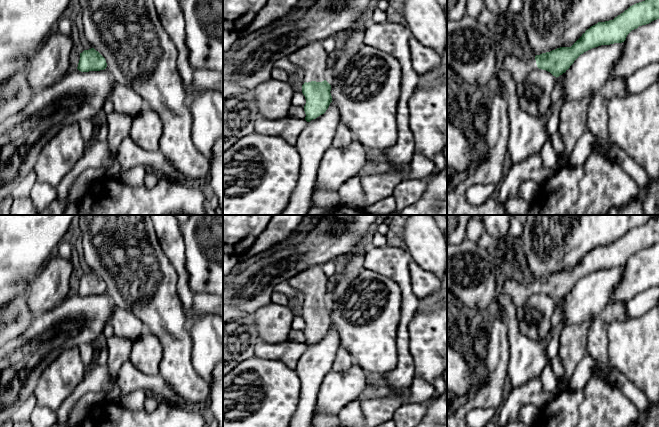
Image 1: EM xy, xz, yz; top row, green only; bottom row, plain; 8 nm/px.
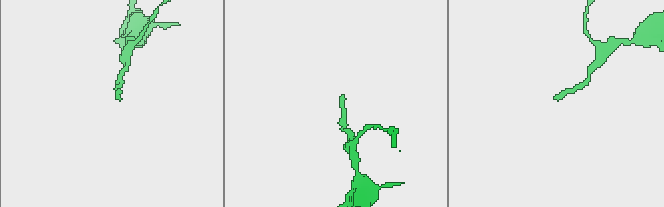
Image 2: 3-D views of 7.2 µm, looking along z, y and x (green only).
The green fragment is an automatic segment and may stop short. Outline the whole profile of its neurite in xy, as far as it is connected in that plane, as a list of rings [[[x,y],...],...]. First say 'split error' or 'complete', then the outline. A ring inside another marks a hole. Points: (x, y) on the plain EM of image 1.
complete; [[[94,272],[80,277],[77,293],[81,296],[100,295],[107,291],[105,282]]]

